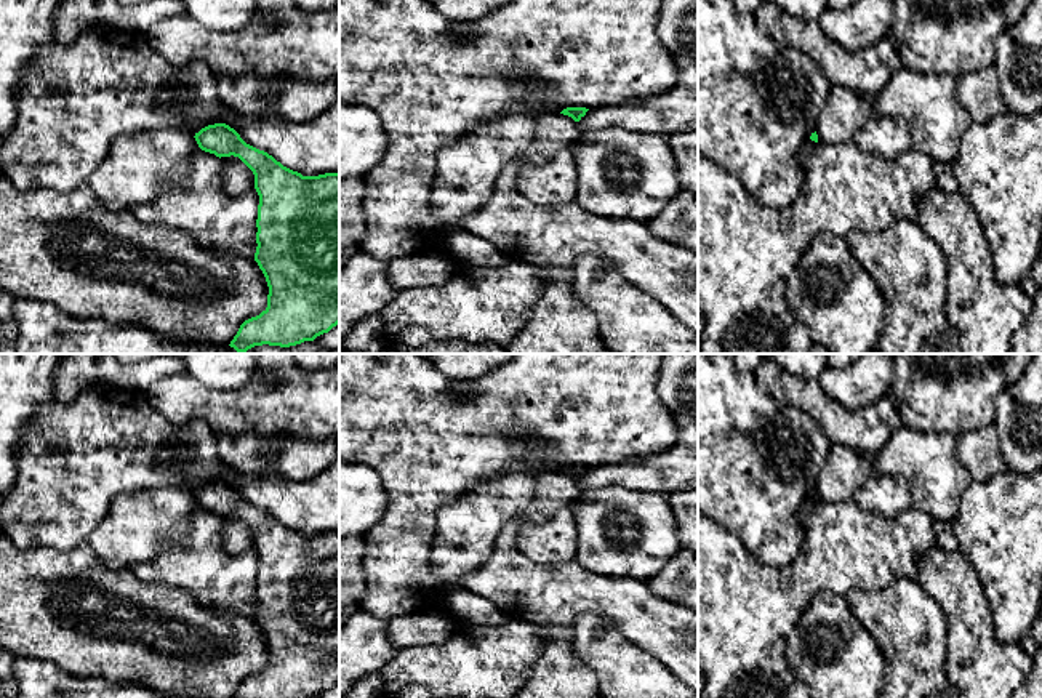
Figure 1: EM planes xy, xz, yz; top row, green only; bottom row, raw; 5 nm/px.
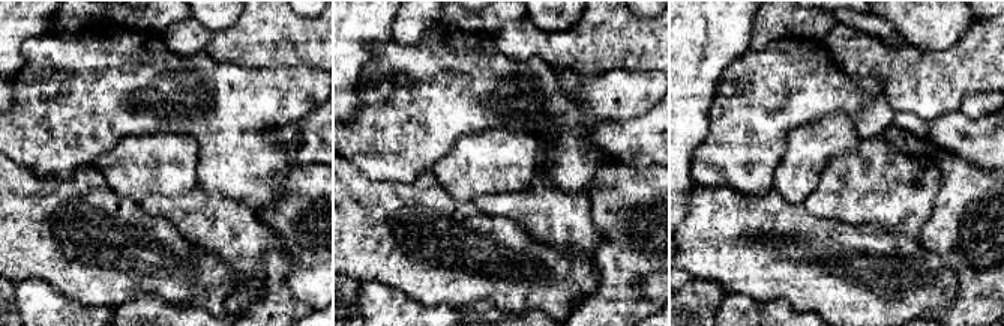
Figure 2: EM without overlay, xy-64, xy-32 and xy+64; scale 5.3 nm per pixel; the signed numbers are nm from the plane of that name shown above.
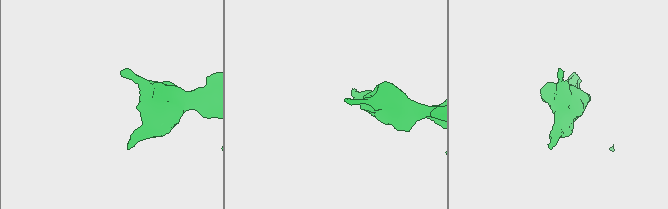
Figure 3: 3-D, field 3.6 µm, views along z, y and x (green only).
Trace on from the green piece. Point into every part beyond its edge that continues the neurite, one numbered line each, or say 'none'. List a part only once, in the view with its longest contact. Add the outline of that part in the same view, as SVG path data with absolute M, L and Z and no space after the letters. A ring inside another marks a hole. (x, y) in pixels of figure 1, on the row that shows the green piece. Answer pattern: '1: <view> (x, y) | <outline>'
none

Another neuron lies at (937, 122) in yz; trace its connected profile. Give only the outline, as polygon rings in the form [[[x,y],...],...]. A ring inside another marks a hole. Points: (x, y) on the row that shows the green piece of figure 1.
[[[901,66],[872,96],[831,85],[829,98],[816,122],[818,139],[829,144],[848,142],[868,118],[901,117],[917,150],[935,162],[952,163],[960,139],[972,125],[956,90],[957,78],[948,74],[922,74]]]

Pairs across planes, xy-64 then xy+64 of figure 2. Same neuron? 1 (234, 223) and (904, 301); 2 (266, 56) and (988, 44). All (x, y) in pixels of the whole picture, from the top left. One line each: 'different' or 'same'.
1: different
2: same

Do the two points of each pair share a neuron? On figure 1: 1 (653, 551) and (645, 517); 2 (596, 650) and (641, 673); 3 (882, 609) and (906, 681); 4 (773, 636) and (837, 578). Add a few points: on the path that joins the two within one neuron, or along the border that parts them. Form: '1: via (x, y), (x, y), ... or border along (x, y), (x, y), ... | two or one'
1: via (645, 543), (645, 525) | one
2: via (607, 652), (629, 673) | one
3: via (900, 626), (906, 633), (906, 663) | one
4: via (777, 617), (818, 578) | one

